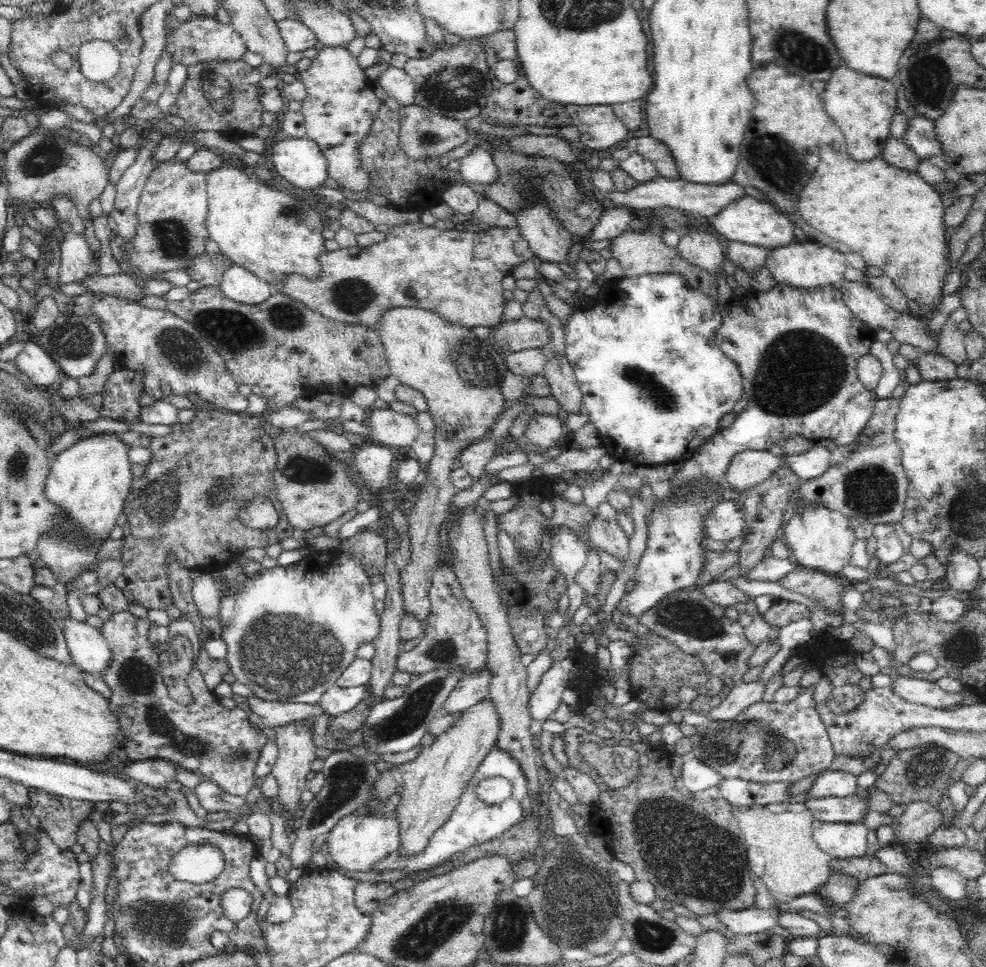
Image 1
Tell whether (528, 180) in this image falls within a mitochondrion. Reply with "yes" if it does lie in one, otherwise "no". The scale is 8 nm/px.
yes

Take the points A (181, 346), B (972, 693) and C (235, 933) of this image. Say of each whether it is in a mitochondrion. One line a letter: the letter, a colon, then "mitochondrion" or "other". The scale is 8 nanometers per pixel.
A: mitochondrion
B: other
C: other

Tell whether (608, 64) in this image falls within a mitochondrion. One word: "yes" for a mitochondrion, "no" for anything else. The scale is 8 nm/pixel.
no

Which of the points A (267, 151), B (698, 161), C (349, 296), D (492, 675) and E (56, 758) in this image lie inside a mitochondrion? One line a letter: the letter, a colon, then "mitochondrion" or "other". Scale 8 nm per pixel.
A: other
B: other
C: mitochondrion
D: other
E: other

